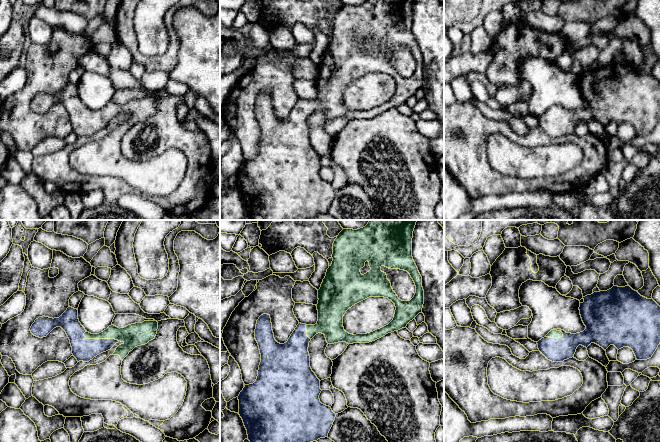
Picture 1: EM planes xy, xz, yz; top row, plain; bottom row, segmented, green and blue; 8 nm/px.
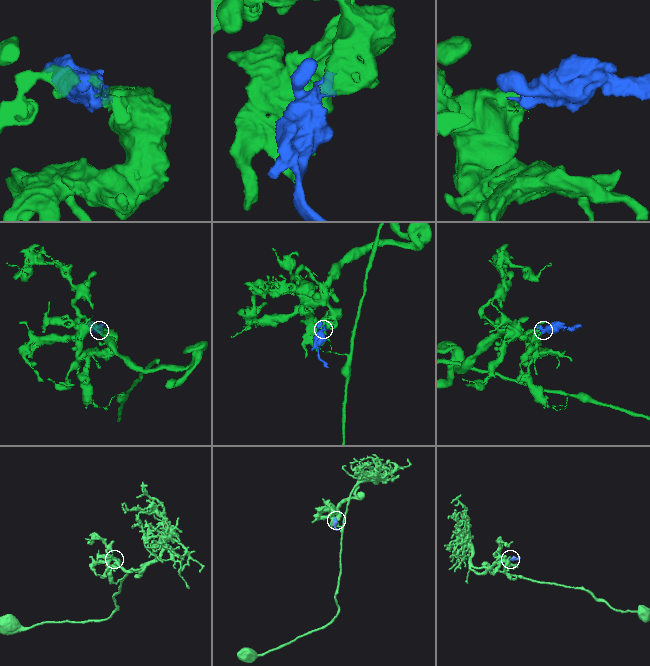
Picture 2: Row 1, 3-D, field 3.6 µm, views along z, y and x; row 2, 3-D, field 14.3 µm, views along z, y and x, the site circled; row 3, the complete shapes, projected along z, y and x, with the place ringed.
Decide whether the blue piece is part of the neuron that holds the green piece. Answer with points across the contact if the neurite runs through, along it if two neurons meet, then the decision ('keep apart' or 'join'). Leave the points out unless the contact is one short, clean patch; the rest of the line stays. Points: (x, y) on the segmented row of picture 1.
join

